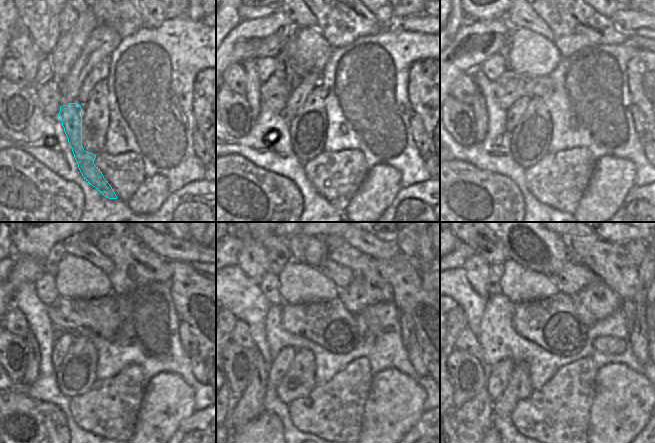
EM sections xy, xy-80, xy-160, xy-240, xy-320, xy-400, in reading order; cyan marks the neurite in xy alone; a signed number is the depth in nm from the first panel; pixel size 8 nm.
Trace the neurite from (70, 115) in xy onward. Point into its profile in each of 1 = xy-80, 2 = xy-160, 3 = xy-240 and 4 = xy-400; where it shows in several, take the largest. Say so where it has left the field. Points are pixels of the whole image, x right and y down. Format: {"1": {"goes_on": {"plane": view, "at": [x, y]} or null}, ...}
{"1": {"goes_on": {"plane": "xy-80", "at": [285, 59]}}, "2": {"goes_on": {"plane": "xy-160", "at": [505, 50]}}, "3": {"goes_on": {"plane": "xy-240", "at": [51, 262]}}, "4": {"goes_on": {"plane": "xy-400", "at": [484, 242]}}}

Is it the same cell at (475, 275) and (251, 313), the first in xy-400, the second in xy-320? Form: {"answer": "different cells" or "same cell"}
{"answer": "different cells"}

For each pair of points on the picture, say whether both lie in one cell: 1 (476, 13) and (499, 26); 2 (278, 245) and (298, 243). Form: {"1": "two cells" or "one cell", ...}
{"1": "two cells", "2": "two cells"}

